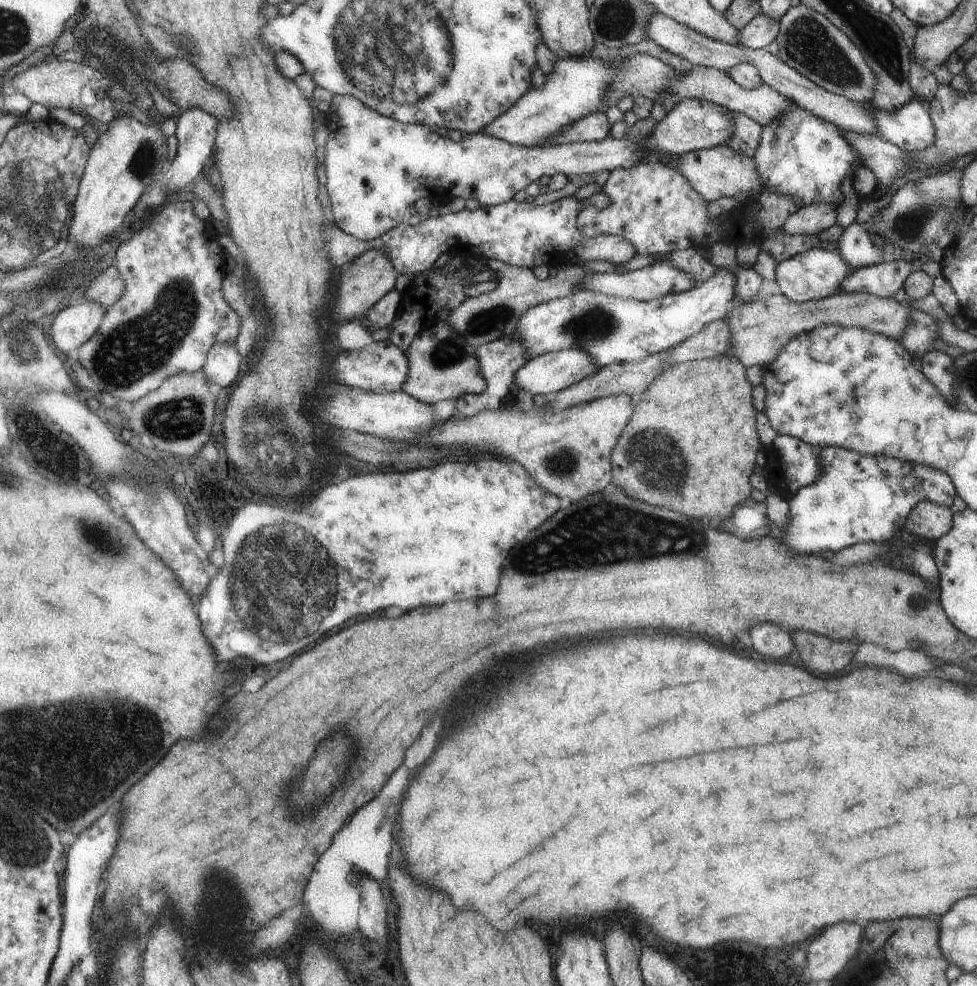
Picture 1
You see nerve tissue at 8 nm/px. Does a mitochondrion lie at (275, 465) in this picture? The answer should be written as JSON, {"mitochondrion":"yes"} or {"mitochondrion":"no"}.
{"mitochondrion":"yes"}

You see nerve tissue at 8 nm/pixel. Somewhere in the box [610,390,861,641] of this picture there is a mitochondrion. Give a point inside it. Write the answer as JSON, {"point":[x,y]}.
{"point":[657,462]}

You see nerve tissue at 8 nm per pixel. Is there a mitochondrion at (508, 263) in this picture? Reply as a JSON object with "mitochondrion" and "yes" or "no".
{"mitochondrion":"no"}

